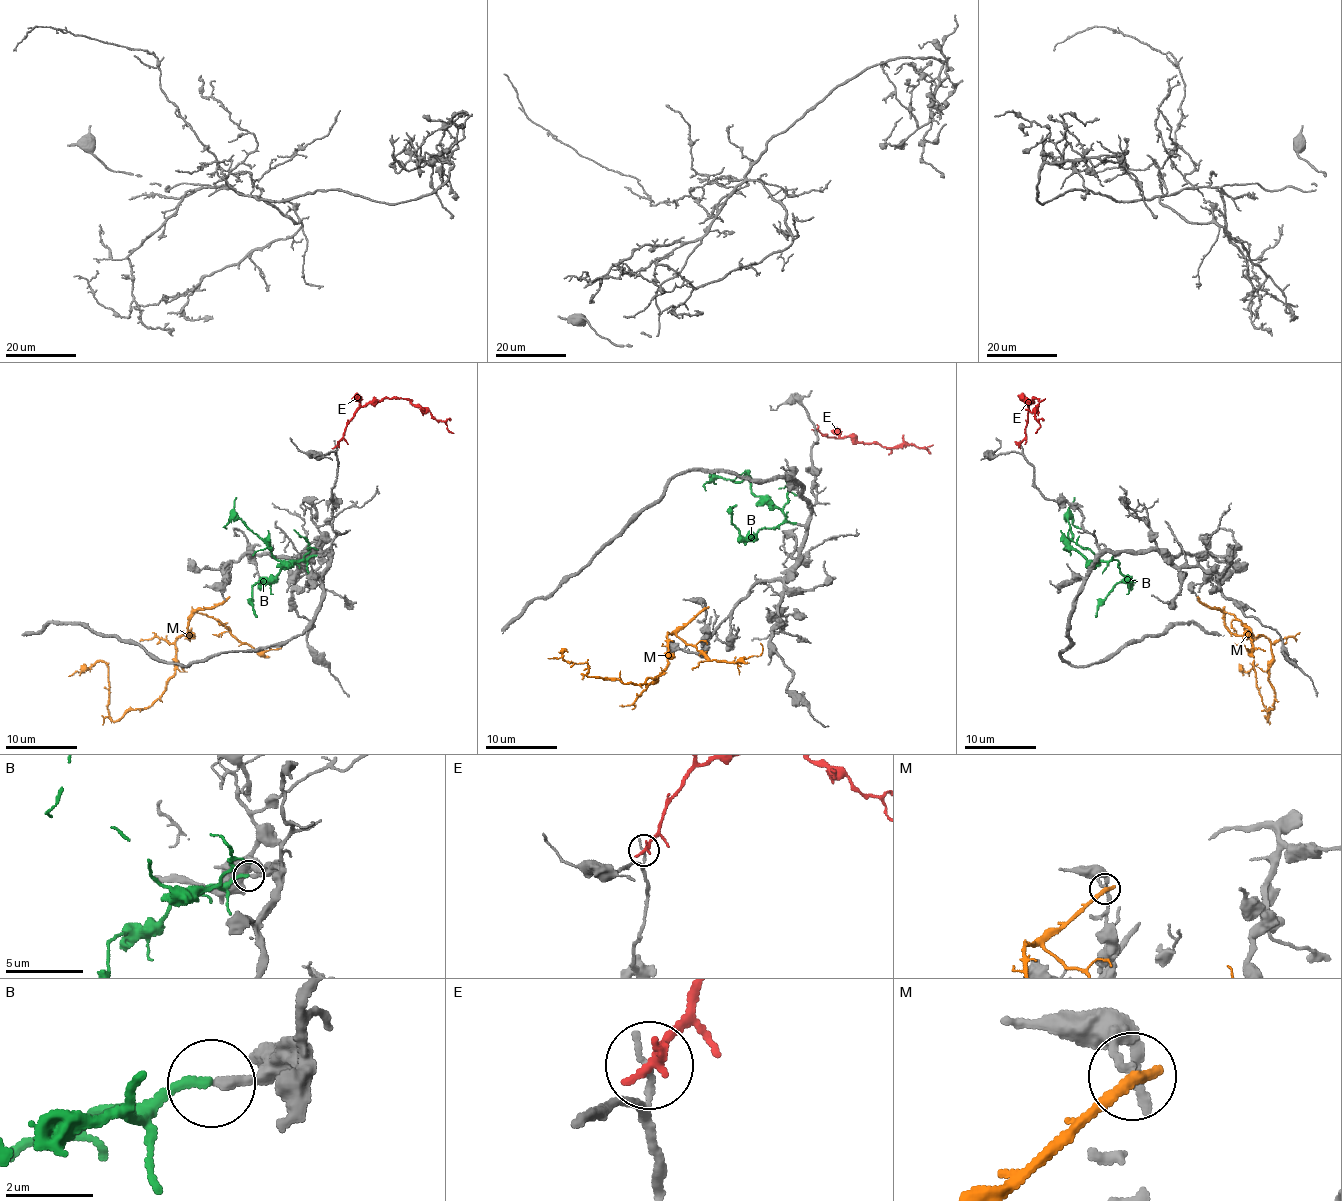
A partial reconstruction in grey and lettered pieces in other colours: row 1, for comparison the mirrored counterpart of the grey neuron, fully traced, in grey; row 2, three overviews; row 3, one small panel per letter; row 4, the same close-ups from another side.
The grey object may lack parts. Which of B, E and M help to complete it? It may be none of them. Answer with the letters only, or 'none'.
B

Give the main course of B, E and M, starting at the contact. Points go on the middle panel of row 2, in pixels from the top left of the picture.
B: (796, 523), (756, 496), (747, 480), (710, 480), (704, 485), (706, 491)
E: (815, 430), (828, 437), (855, 437), (889, 448), (914, 444), (924, 449), (933, 444)
M: (704, 609), (667, 635), (667, 666), (654, 682), (610, 680), (587, 675), (583, 662), (547, 659)

